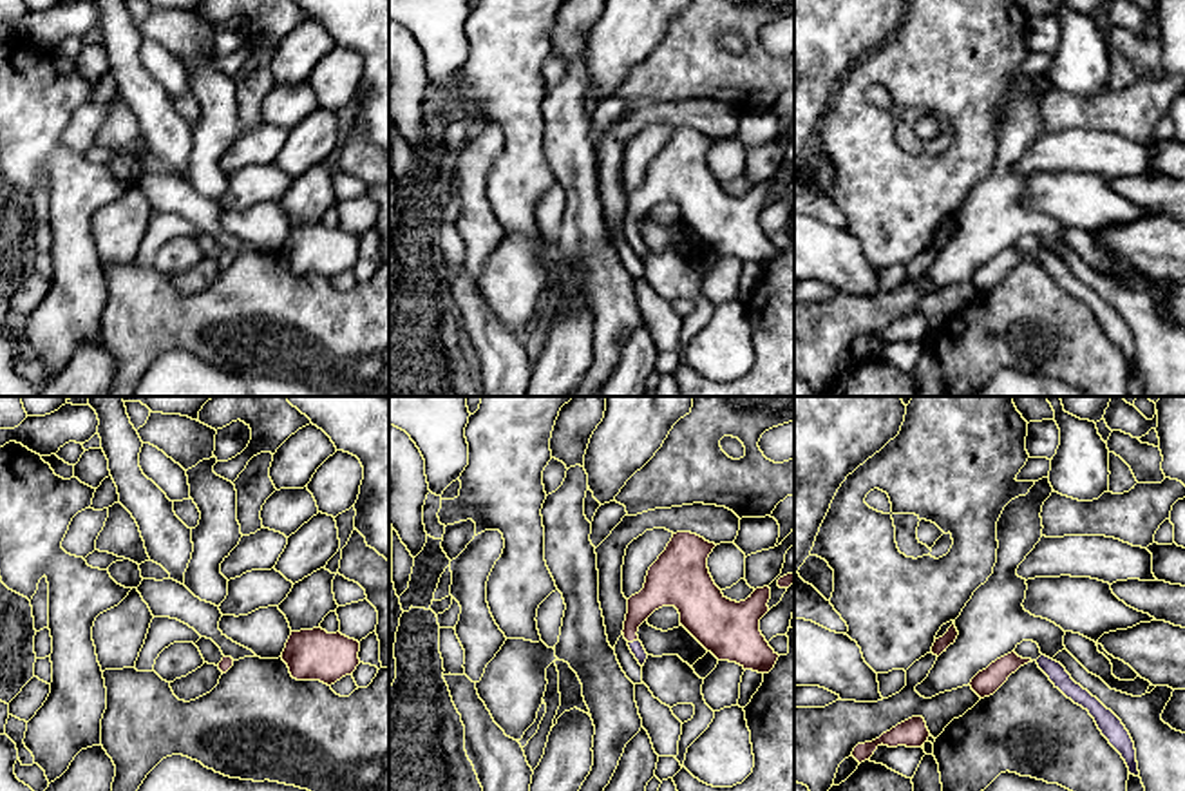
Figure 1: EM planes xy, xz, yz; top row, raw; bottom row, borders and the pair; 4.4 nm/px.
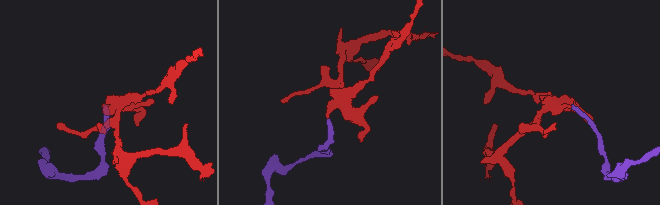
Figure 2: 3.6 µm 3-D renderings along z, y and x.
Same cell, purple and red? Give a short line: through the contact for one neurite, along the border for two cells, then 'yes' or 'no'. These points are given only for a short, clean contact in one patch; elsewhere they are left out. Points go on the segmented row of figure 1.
line xz (635, 647), (634, 641), (632, 621), (657, 592); yes

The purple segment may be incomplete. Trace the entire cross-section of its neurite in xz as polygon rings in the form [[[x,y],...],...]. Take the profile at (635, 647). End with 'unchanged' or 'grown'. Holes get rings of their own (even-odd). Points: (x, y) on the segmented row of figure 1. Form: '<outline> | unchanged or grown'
[[[677,532],[668,543],[666,550],[649,567],[644,588],[628,599],[628,614],[624,621],[624,639],[640,666],[644,666],[648,653],[639,641],[639,626],[648,617],[662,608],[675,606],[680,614],[680,624],[718,661],[740,664],[744,670],[769,673],[778,653],[769,646],[760,632],[760,619],[769,612],[771,588],[756,588],[745,601],[731,601],[715,585],[707,558],[716,545],[691,532]]] | grown

